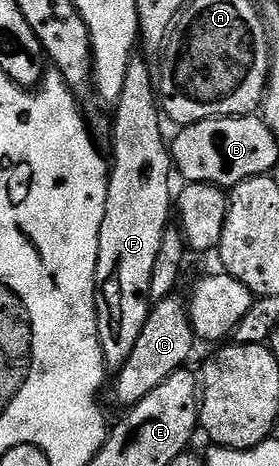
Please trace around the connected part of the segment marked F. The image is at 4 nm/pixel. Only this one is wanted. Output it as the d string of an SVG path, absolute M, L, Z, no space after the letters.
M134 57L129 60L127 77L123 81L122 95L116 101L115 110L117 116L111 119L111 140L113 139L113 159L111 155L111 170L109 173L109 188L107 189L107 209L103 217L103 225L99 229L99 257L97 258L97 272L95 273L95 285L97 286L97 336L103 349L106 368L110 372L120 371L121 366L131 357L131 349L135 349L135 341L139 341L139 333L143 333L143 325L147 325L147 317L151 310L151 300L149 290L151 289L151 275L154 272L155 259L159 254L160 242L163 241L163 235L167 227L170 226L171 208L175 203L175 195L171 190L169 192L169 171L174 170L173 160L171 158L170 148L167 146L167 135L161 132L162 116L159 114L159 95L155 90L155 75L149 72L149 67L140 57Z

